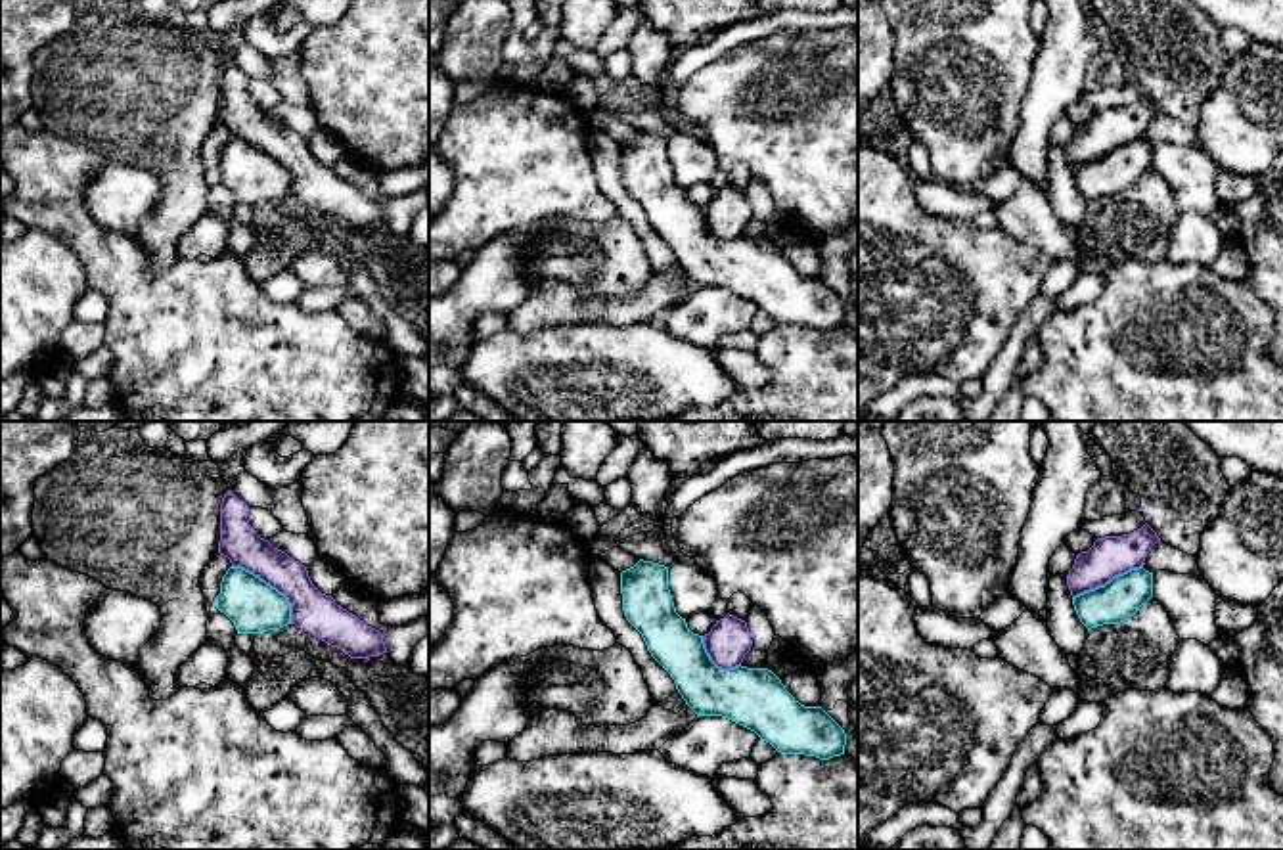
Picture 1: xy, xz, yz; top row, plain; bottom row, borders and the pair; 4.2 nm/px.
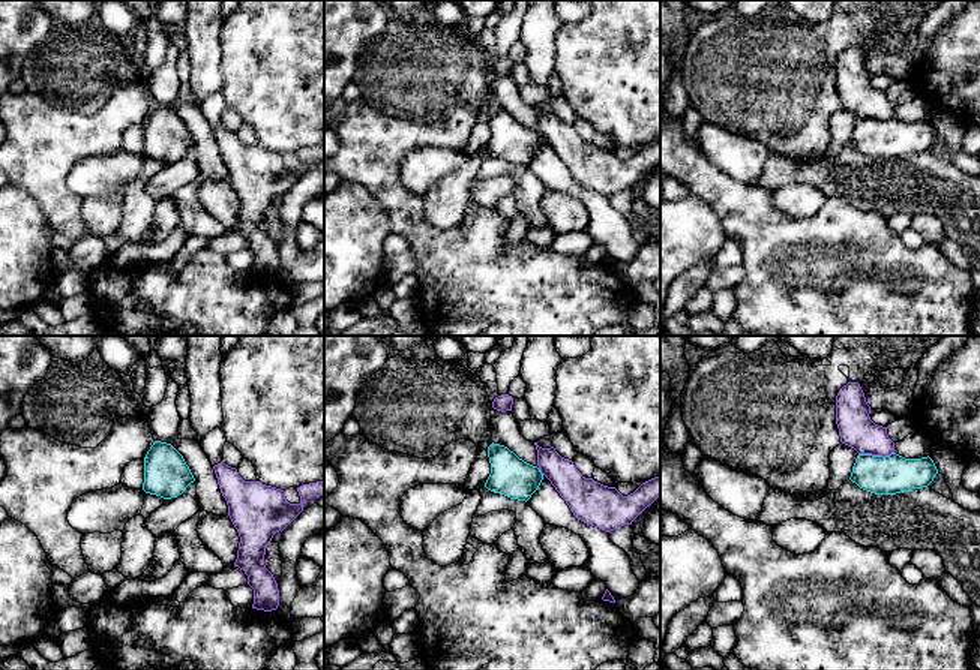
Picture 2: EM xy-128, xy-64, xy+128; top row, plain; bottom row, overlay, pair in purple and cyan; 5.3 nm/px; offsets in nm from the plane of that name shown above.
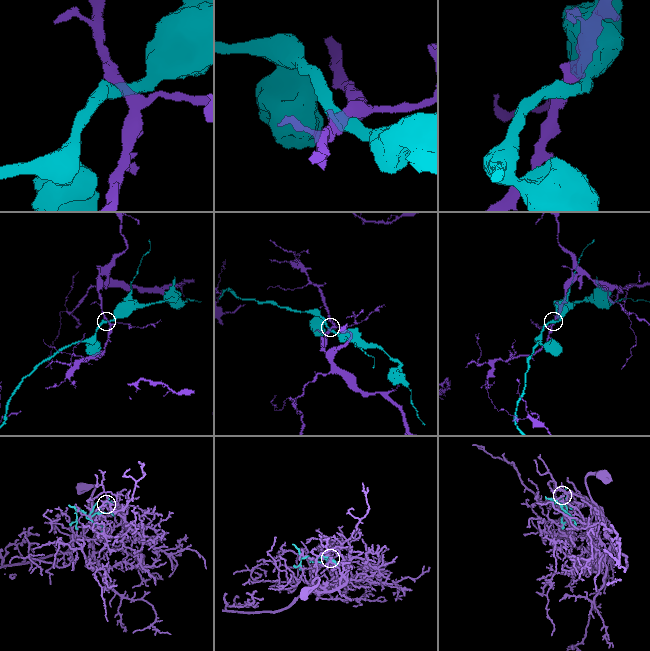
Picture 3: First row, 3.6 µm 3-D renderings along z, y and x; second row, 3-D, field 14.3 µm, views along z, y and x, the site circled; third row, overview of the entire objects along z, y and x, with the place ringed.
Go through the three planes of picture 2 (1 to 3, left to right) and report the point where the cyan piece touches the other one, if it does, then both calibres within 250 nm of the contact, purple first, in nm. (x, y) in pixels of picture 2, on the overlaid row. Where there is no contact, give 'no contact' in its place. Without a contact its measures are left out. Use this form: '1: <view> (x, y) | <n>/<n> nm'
1: no contact
2: xy-64 (541, 471) | 180/220 nm
3: xy+128 (875, 454) | 190/200 nm

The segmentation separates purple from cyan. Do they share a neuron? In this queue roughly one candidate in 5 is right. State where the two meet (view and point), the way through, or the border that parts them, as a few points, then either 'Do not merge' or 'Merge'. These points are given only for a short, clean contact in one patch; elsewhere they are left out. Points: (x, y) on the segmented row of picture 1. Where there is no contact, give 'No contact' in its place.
Touches purple at xy (272, 586). Do not merge

